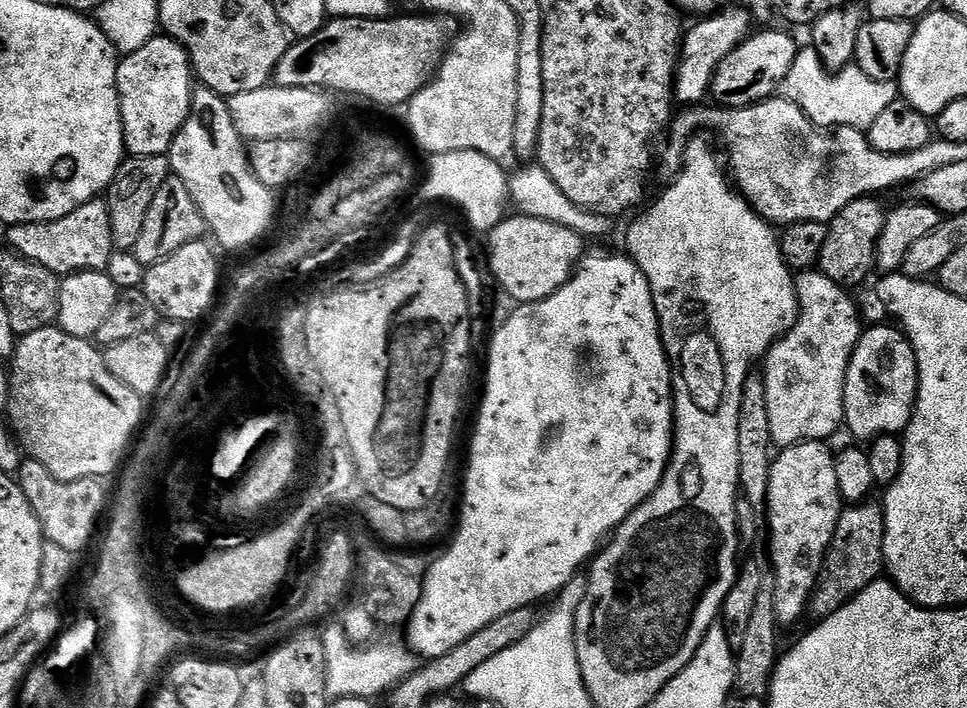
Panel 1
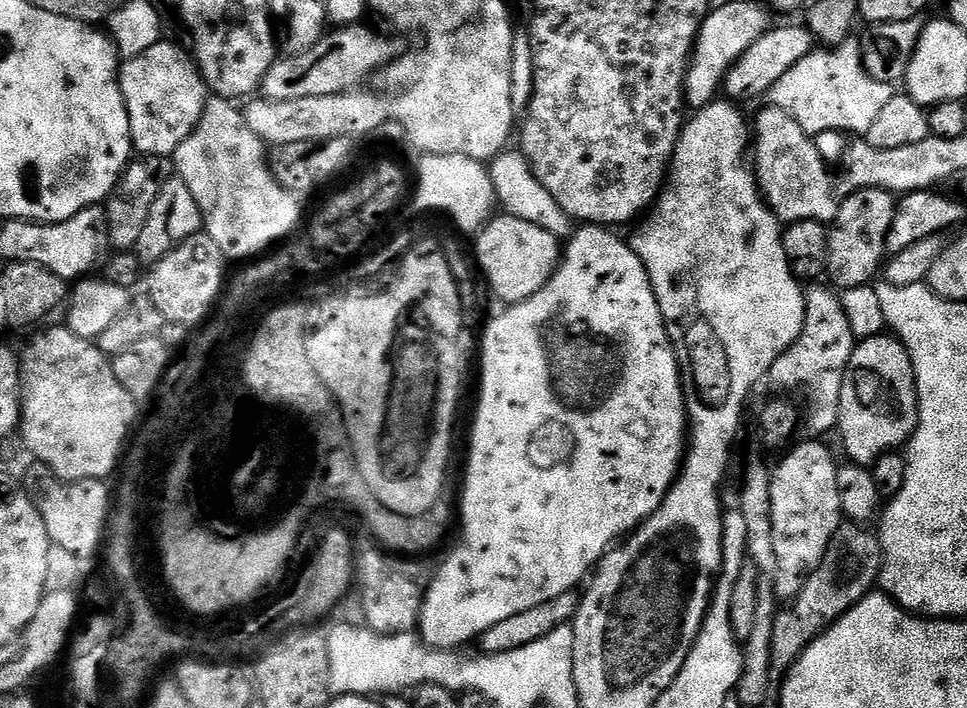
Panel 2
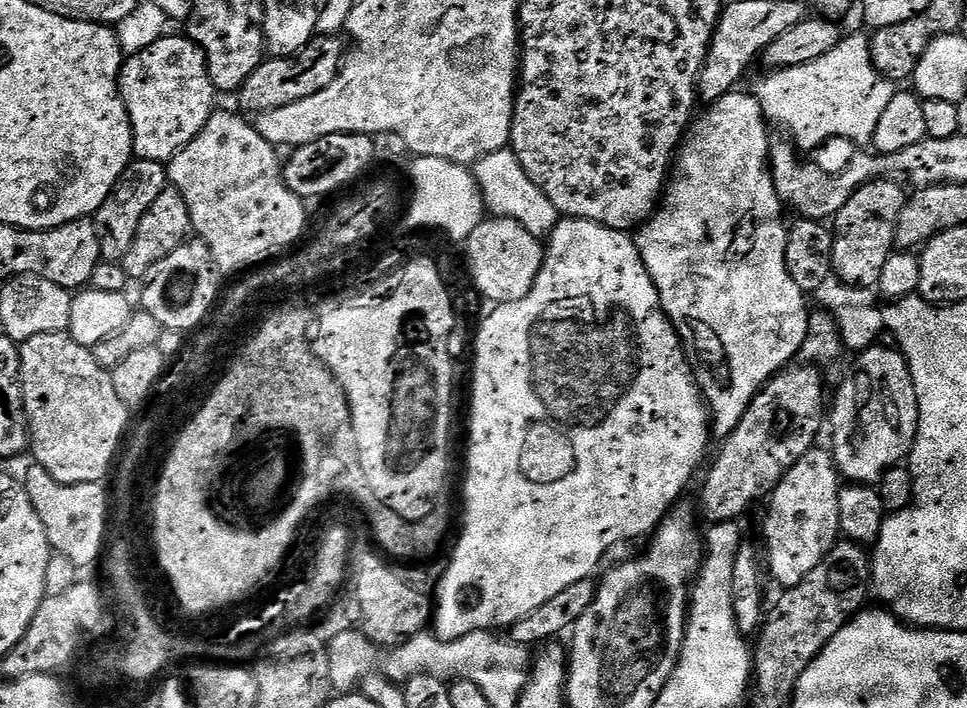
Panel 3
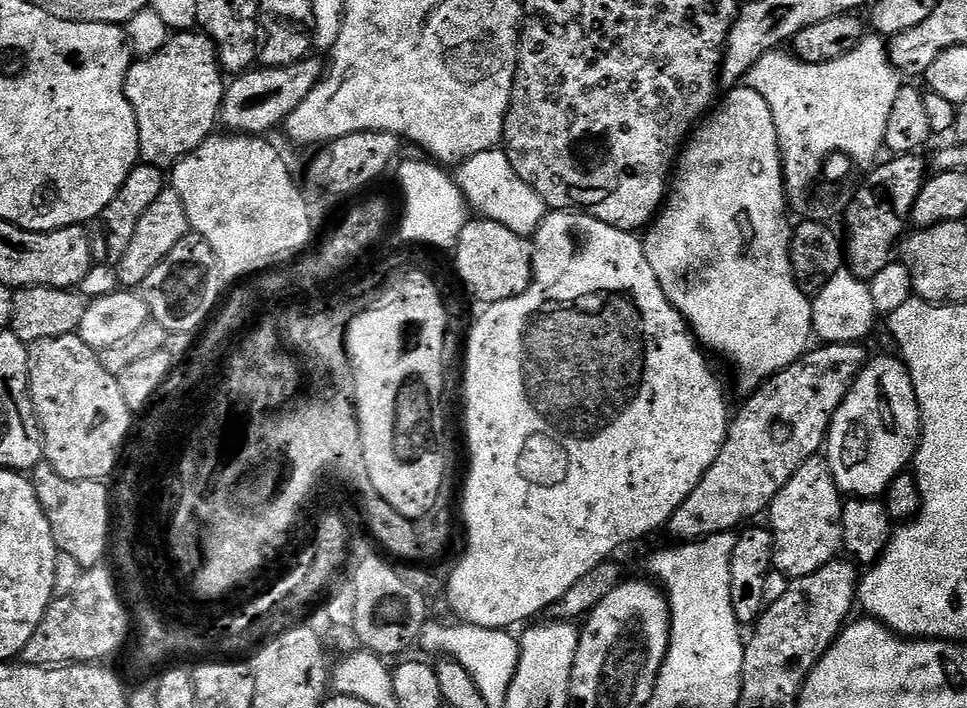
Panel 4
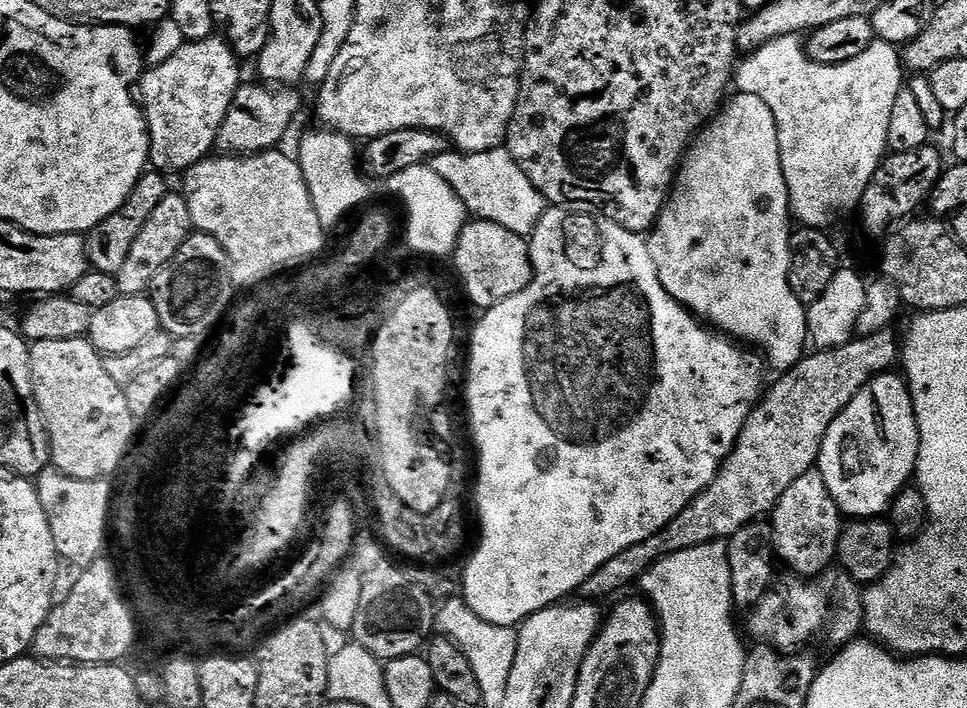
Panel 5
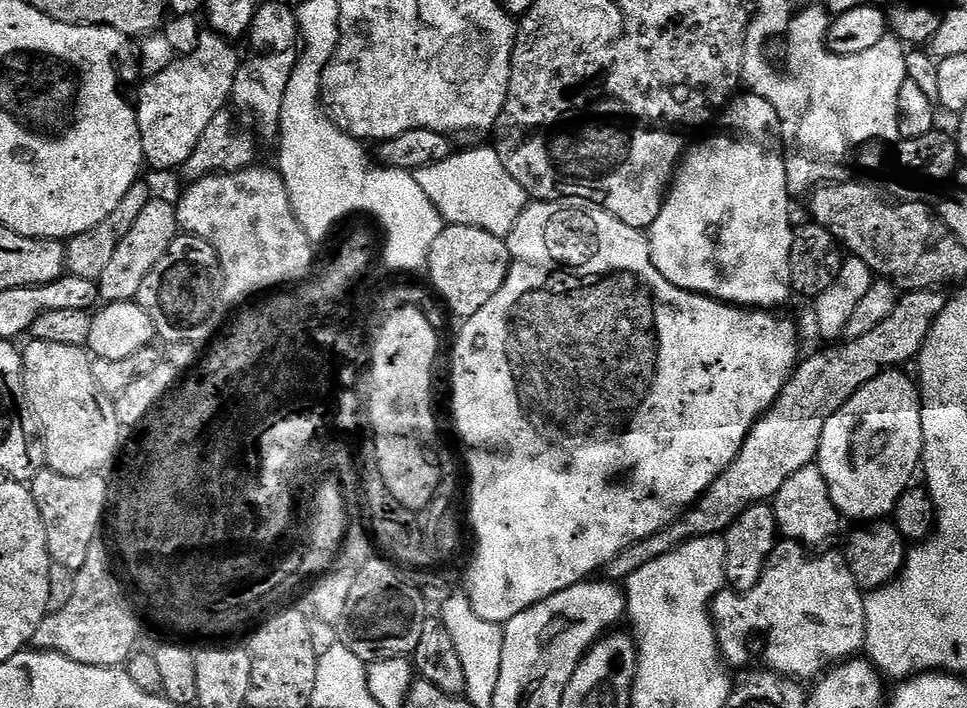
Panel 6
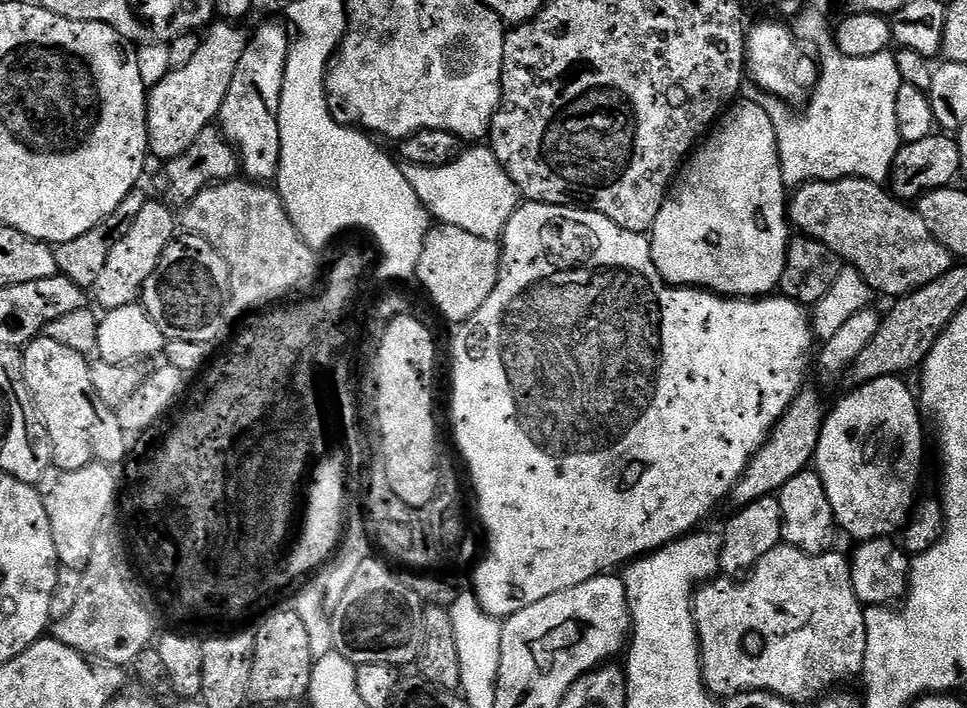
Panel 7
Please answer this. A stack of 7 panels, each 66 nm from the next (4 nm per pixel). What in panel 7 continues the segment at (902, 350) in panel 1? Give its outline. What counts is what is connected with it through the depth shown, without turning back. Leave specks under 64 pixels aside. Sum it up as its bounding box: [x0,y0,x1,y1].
[814,376,924,541]

